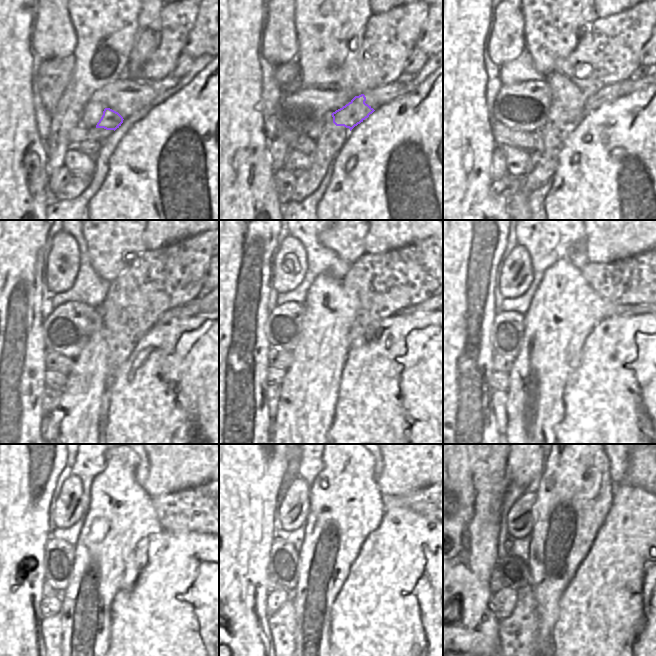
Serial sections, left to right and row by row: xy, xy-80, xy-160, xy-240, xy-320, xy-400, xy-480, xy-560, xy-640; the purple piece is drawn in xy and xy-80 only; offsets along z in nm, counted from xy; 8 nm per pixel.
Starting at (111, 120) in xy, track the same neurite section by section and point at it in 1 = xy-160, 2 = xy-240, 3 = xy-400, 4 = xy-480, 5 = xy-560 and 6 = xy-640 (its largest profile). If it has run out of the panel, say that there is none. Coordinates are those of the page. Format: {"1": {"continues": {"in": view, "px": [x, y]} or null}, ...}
{"1": {"continues": {"in": "xy-160", "px": [610, 93]}}, "2": {"continues": {"in": "xy-240", "px": [197, 306]}}, "3": {"continues": null}, "4": {"continues": null}, "5": {"continues": null}, "6": {"continues": null}}

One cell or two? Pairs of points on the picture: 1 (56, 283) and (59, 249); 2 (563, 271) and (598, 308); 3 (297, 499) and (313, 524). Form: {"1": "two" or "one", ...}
{"1": "one", "2": "one", "3": "two"}

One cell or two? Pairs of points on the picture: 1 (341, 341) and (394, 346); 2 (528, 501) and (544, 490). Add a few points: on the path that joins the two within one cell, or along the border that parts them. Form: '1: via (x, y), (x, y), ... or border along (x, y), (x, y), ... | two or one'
1: border along (350, 347), (347, 353), (347, 360), (342, 369) | two
2: border along (533, 487), (536, 498), (531, 509), (532, 518) | two

